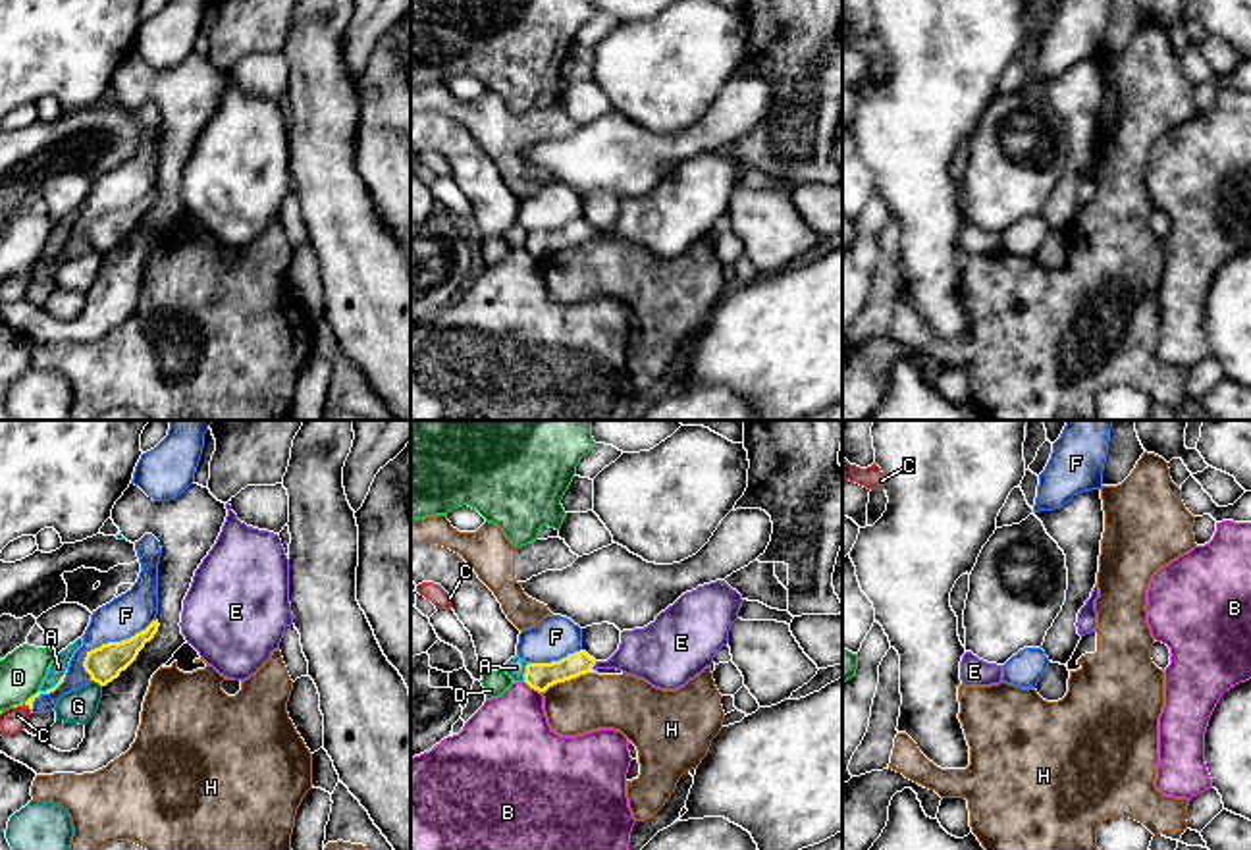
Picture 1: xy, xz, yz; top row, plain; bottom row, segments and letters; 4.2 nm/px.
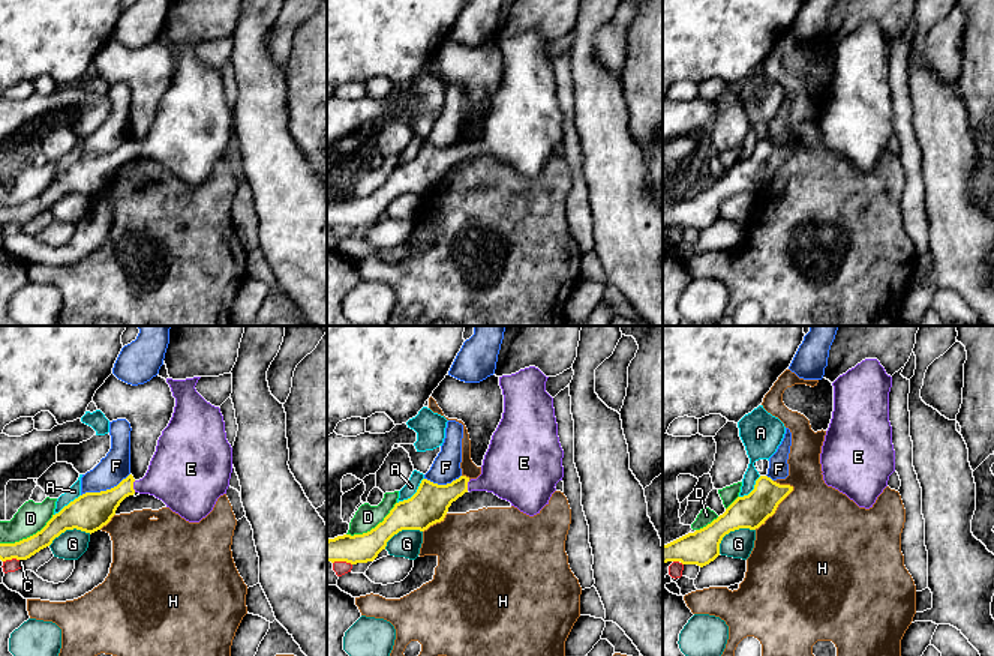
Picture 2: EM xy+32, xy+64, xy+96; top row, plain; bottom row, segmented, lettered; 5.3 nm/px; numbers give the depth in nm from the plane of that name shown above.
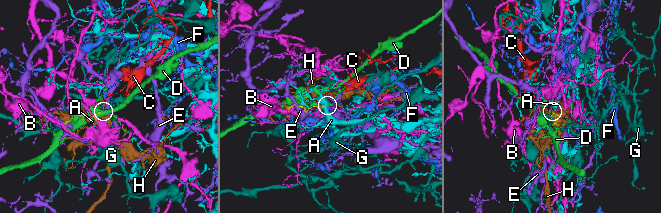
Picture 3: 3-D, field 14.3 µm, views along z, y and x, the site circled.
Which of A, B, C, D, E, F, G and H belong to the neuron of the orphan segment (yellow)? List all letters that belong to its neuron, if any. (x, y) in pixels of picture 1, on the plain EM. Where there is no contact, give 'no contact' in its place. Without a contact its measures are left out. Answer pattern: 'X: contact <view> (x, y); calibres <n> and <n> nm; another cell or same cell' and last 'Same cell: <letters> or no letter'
A: contact xz (527, 239); calibres 110 and 90 nm; another cell
B: contact xz (532, 255); calibres 110 and 360 nm; another cell
C: contact xy (22, 272); calibres 30 and 100 nm; another cell
D: contact xy (26, 270); calibres 30 and 190 nm; another cell
E: contact xz (592, 234); calibres 110 and 220 nm; same cell
F: contact xy (108, 211); calibres 150 and 170 nm; another cell
G: contact xy (97, 249); calibres 150 and 140 nm; another cell
H: contact xz (565, 247); calibres 110 and 240 nm; another cell
Same cell: E

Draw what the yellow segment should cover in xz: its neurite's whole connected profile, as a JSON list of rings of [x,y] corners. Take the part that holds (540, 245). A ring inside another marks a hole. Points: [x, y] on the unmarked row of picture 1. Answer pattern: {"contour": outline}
{"contour": [[[715,148],[682,162],[644,197],[623,199],[619,218],[607,229],[596,229],[586,220],[574,220],[551,231],[528,231],[524,251],[546,260],[557,251],[576,247],[592,237],[617,237],[648,249],[661,258],[677,258],[713,231],[715,222],[729,212],[729,199],[738,187],[742,164],[725,148]]]}

